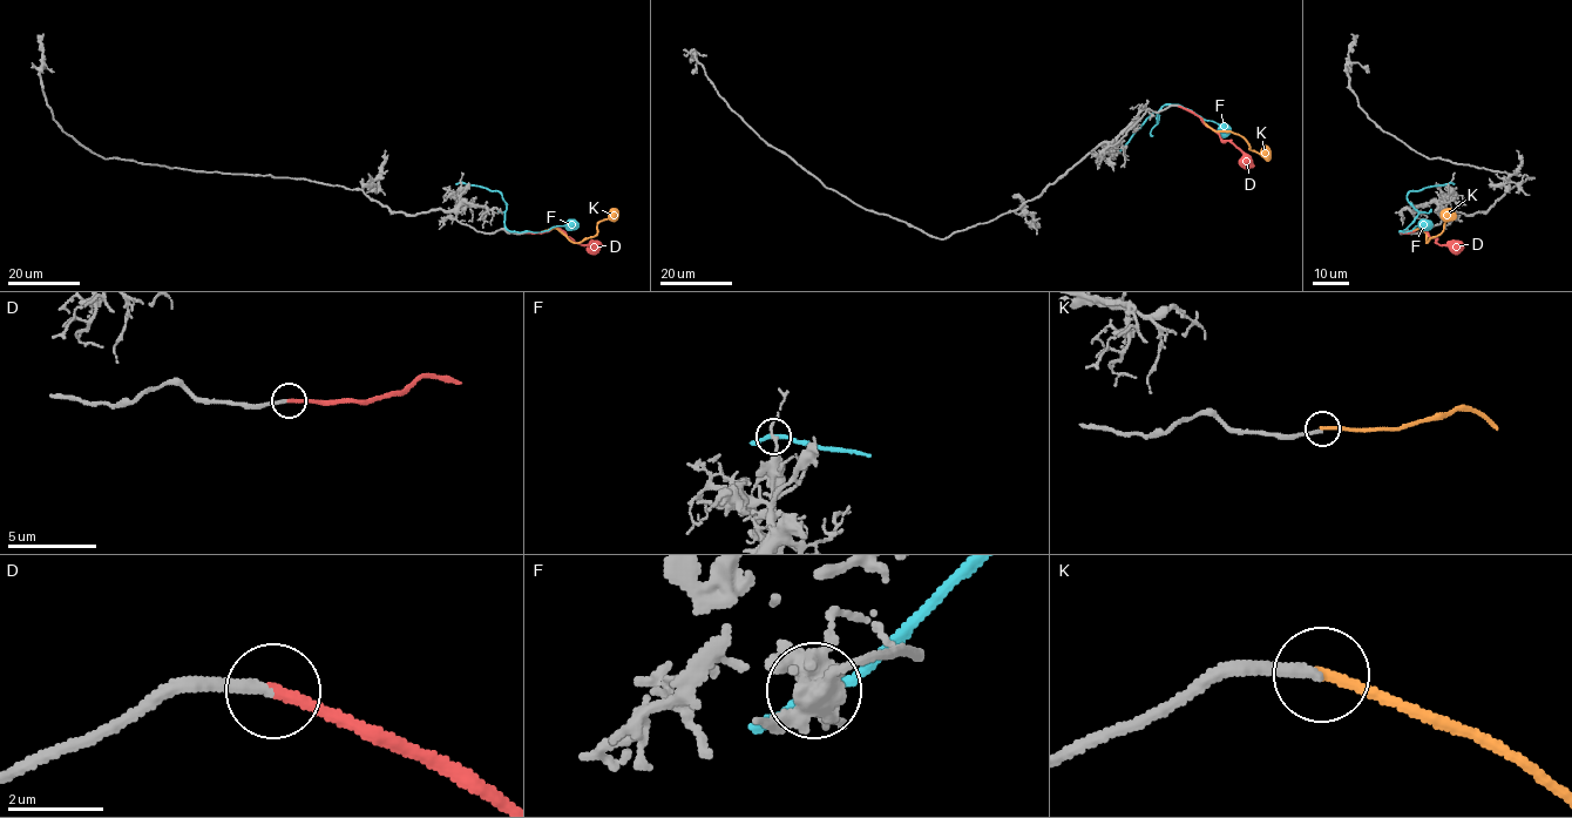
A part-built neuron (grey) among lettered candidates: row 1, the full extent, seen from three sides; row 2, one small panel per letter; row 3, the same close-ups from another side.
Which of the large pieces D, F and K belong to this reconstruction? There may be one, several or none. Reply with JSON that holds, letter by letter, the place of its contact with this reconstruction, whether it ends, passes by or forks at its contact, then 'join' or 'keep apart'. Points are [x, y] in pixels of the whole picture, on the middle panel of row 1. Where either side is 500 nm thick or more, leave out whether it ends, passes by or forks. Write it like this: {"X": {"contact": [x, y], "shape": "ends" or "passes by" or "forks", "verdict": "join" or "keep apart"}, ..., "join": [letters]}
{"D": {"contact": [1178, 106], "shape": "ends", "verdict": "join"}, "F": {"contact": [1112, 155], "shape": "passes by", "verdict": "keep apart"}, "K": {"contact": [1178, 106], "shape": "ends", "verdict": "keep apart"}, "join": ["D"]}

